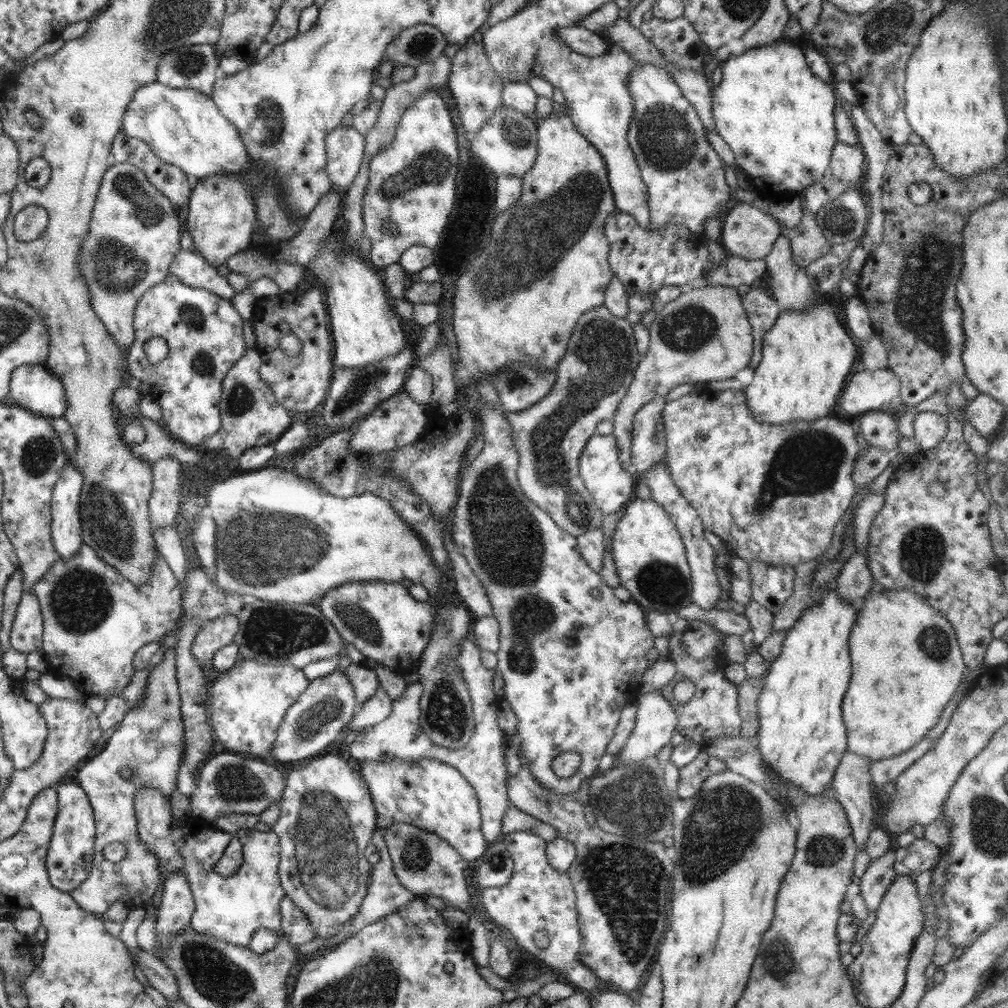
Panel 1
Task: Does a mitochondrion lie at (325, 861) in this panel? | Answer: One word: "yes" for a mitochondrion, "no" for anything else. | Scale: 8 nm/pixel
yes

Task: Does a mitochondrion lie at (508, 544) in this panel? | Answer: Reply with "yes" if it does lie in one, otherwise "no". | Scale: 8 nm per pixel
yes

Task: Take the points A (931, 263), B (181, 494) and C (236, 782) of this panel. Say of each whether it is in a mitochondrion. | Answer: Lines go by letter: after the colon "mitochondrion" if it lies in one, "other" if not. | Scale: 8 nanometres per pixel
A: mitochondrion
B: other
C: mitochondrion

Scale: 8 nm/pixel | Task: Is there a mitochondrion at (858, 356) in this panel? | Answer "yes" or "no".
no

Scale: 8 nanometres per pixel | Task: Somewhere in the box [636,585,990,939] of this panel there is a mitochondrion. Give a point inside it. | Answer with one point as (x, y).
(722, 827)

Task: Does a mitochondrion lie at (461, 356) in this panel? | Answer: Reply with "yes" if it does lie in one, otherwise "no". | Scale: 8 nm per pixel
no

